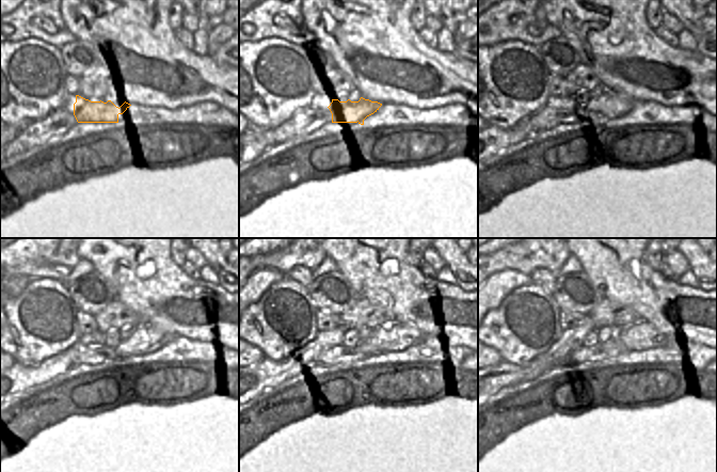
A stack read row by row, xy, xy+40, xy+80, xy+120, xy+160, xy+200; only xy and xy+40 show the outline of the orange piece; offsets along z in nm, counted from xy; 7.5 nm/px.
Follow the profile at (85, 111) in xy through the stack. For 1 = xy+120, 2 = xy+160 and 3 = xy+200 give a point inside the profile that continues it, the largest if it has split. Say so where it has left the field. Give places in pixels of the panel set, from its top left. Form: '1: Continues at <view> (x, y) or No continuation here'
1: Continues at xy+120 (144, 340)
2: Continues at xy+160 (395, 336)
3: Continues at xy+200 (641, 335).

